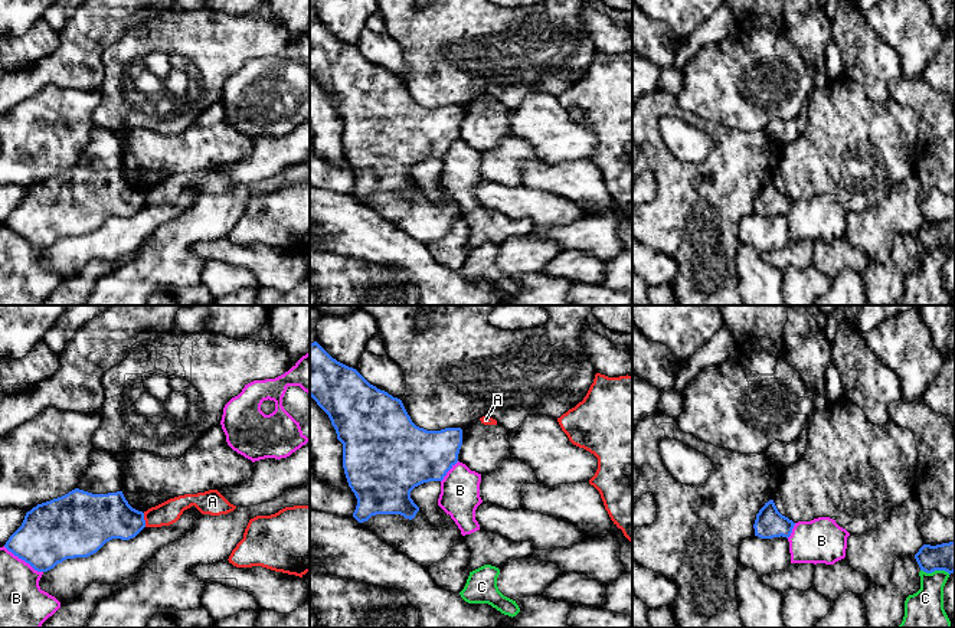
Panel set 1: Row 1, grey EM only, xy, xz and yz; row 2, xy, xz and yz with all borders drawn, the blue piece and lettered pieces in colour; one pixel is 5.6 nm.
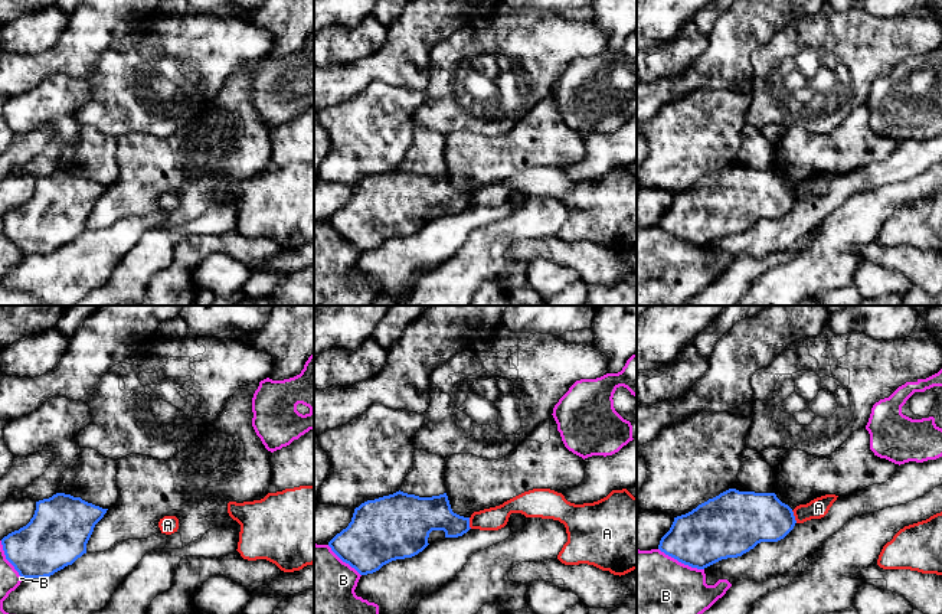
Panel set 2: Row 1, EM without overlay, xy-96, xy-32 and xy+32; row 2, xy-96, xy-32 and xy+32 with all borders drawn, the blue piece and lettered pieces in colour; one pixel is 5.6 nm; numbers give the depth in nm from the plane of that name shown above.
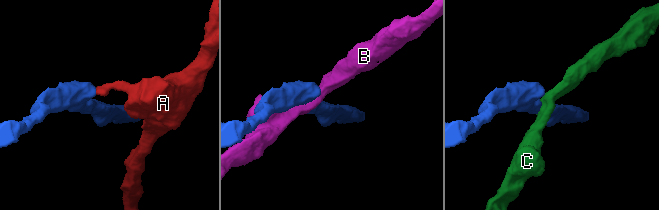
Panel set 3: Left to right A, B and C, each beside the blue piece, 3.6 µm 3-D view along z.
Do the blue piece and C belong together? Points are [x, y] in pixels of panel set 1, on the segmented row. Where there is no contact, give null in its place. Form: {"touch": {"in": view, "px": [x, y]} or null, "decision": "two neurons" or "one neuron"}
{"touch": {"in": "yz", "px": [935, 569]}, "decision": "two neurons"}

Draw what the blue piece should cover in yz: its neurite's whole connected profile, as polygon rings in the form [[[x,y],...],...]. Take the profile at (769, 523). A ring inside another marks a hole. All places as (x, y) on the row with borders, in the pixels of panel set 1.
[[[774,500],[765,503],[765,506],[756,514],[753,524],[755,536],[761,539],[774,539],[774,537],[789,537],[795,523],[788,517],[782,516]]]

